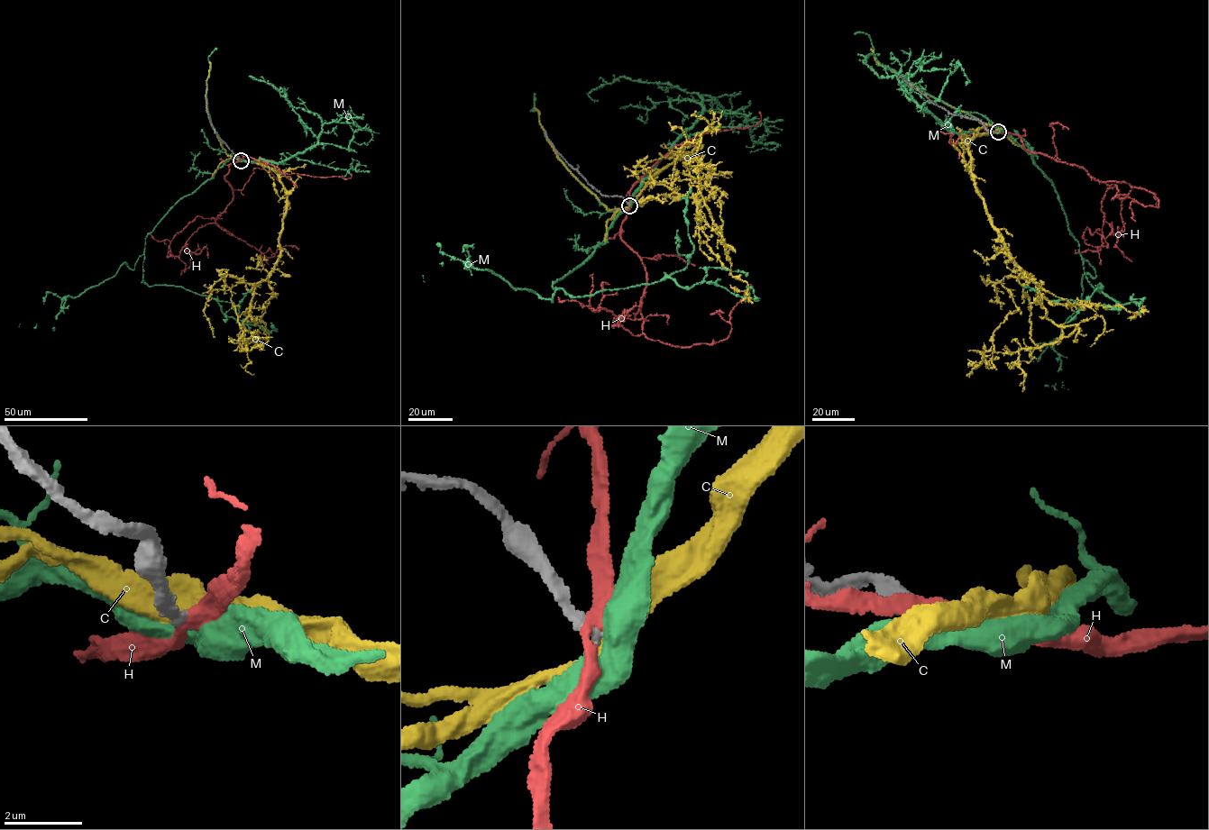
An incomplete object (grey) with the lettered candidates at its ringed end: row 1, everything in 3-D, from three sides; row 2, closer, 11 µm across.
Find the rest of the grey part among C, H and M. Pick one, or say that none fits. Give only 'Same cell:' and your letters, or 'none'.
Same cell: none

